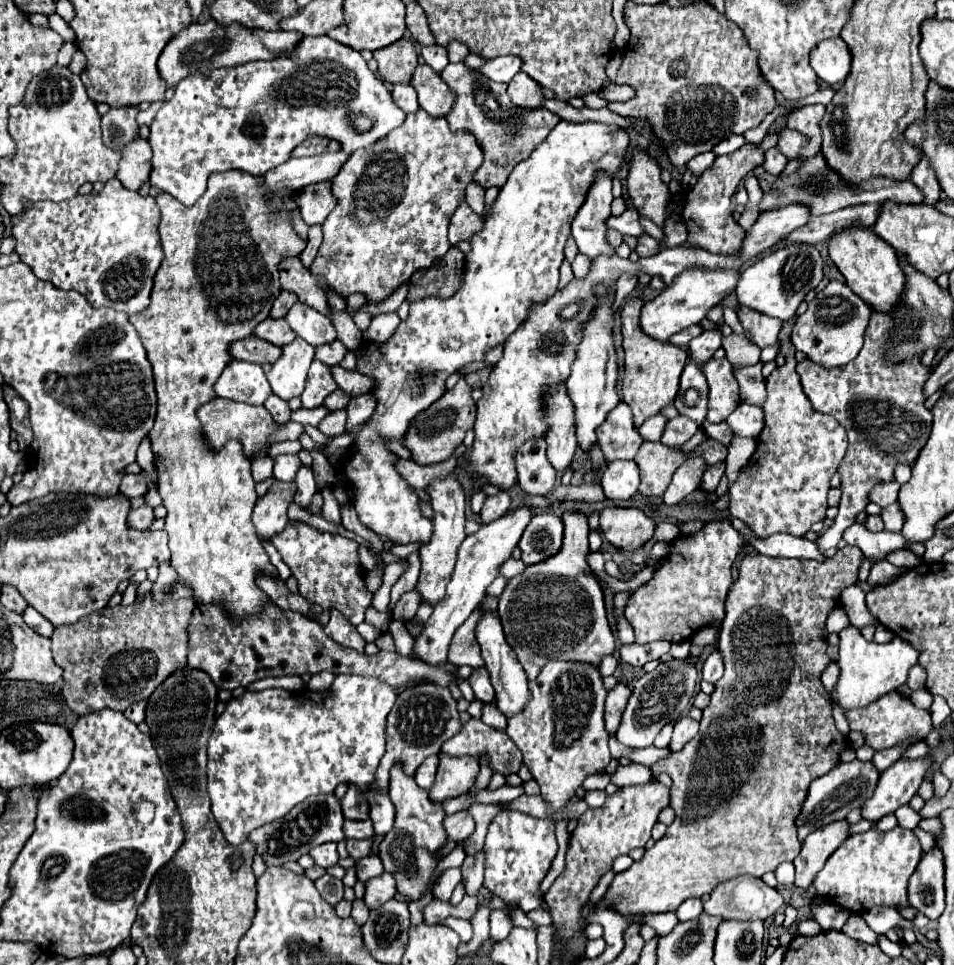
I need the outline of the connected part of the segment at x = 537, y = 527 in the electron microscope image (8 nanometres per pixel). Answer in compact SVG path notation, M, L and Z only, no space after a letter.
M554 513L534 515L518 543L524 565L534 565L556 555L562 547L562 537L564 523L560 517L556 517Z

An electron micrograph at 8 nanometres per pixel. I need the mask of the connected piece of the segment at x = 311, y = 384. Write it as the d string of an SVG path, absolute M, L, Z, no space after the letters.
M318 359L312 361L308 369L308 381L306 389L300 395L302 407L313 409L323 404L323 401L332 391L336 391L336 381L330 373L330 367L324 363L318 363Z

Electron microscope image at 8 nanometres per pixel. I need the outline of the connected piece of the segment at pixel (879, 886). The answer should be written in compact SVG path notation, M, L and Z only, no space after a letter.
M872 827L866 833L850 835L842 847L826 861L824 869L814 879L816 893L832 903L856 913L864 913L876 905L898 907L908 903L908 879L914 873L922 855L922 847L914 831L894 827L892 831L878 831Z

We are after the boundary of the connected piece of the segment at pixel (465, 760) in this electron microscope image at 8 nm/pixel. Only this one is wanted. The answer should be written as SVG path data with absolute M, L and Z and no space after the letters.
M440 755L440 767L438 767L436 781L430 789L430 799L442 803L446 799L470 791L474 787L478 771L480 771L478 759L470 759L466 755L462 757Z

